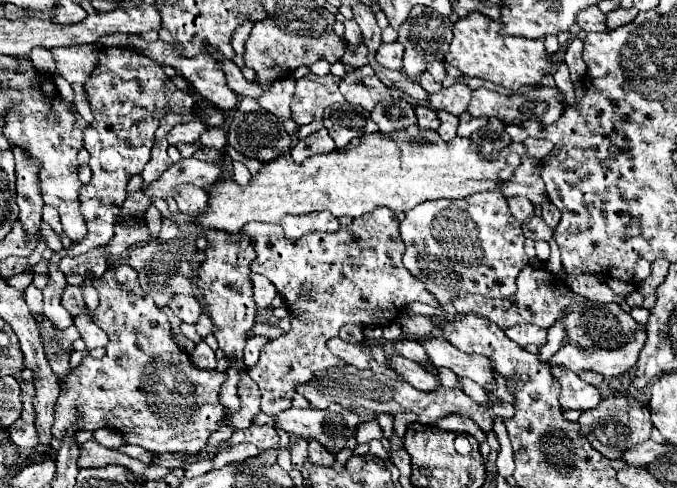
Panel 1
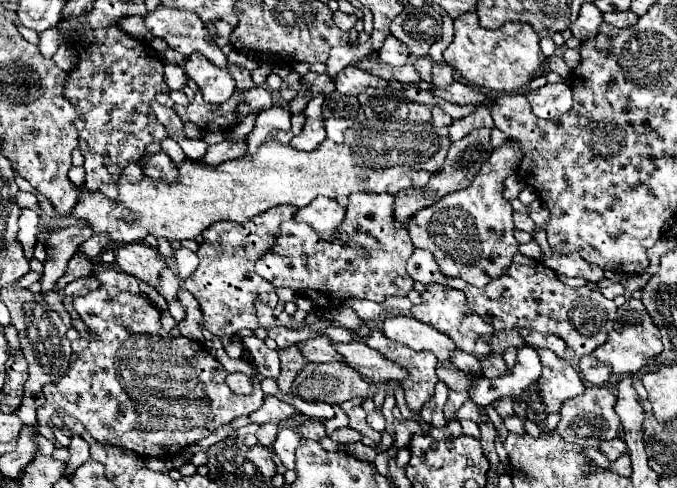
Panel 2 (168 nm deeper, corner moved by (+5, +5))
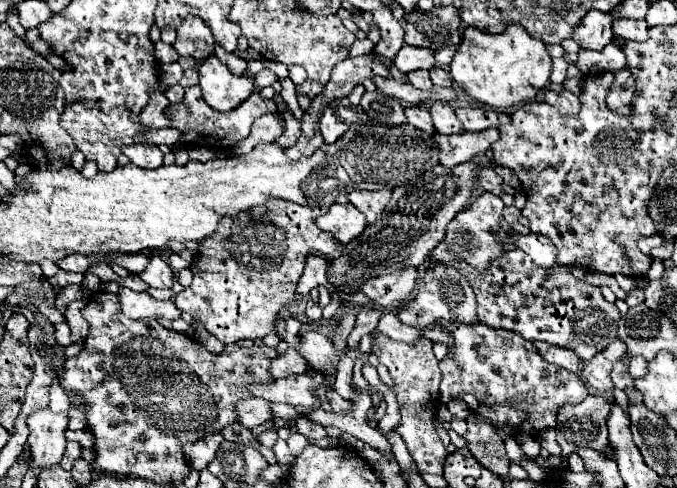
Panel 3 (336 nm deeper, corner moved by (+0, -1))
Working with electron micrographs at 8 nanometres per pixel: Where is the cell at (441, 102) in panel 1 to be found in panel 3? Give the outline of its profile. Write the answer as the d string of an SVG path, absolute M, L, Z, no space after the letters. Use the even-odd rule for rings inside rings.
M434 66L434 68L430 70L430 80L432 80L432 84L436 84L436 86L452 86L452 78L450 78L448 72L446 72L444 68L440 68L440 66Z

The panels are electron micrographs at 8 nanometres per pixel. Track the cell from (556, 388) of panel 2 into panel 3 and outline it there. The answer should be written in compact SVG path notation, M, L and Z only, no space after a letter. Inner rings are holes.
M446 322L446 326L450 326L456 356L440 362L440 398L442 402L462 398L476 414L490 418L498 426L502 440L506 434L538 434L544 428L556 426L560 406L566 402L582 402L588 396L588 388L578 374L546 362L534 344L520 334L490 330L484 324L466 326Z

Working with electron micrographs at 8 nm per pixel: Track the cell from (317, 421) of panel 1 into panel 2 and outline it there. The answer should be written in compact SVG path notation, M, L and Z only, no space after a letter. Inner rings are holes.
M265 396L263 406L257 412L249 414L249 418L255 424L265 424L265 422L285 422L287 418L293 418L293 414L295 414L293 406L281 402L275 396Z

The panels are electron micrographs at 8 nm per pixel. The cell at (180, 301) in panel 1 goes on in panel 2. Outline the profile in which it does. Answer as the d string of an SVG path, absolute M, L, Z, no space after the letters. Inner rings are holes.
M165 268L165 272L161 272L161 278L159 278L159 284L155 286L155 290L167 300L175 298L175 294L179 290L179 278L171 272L171 268Z

